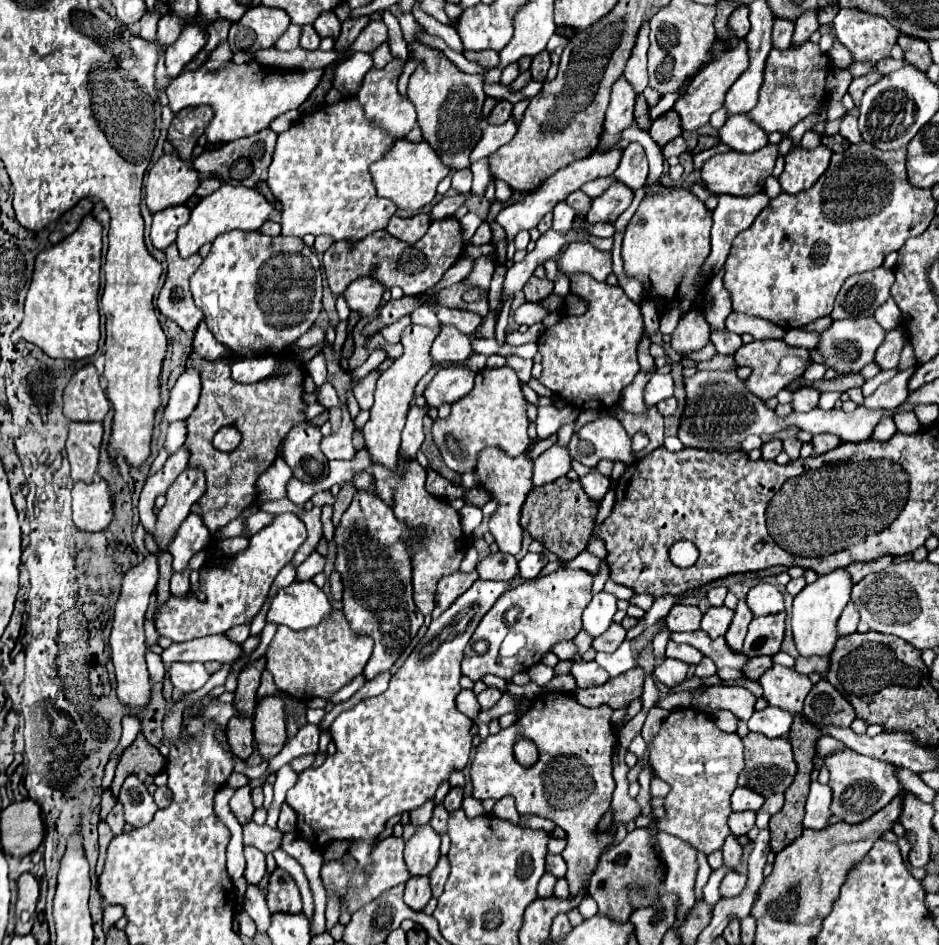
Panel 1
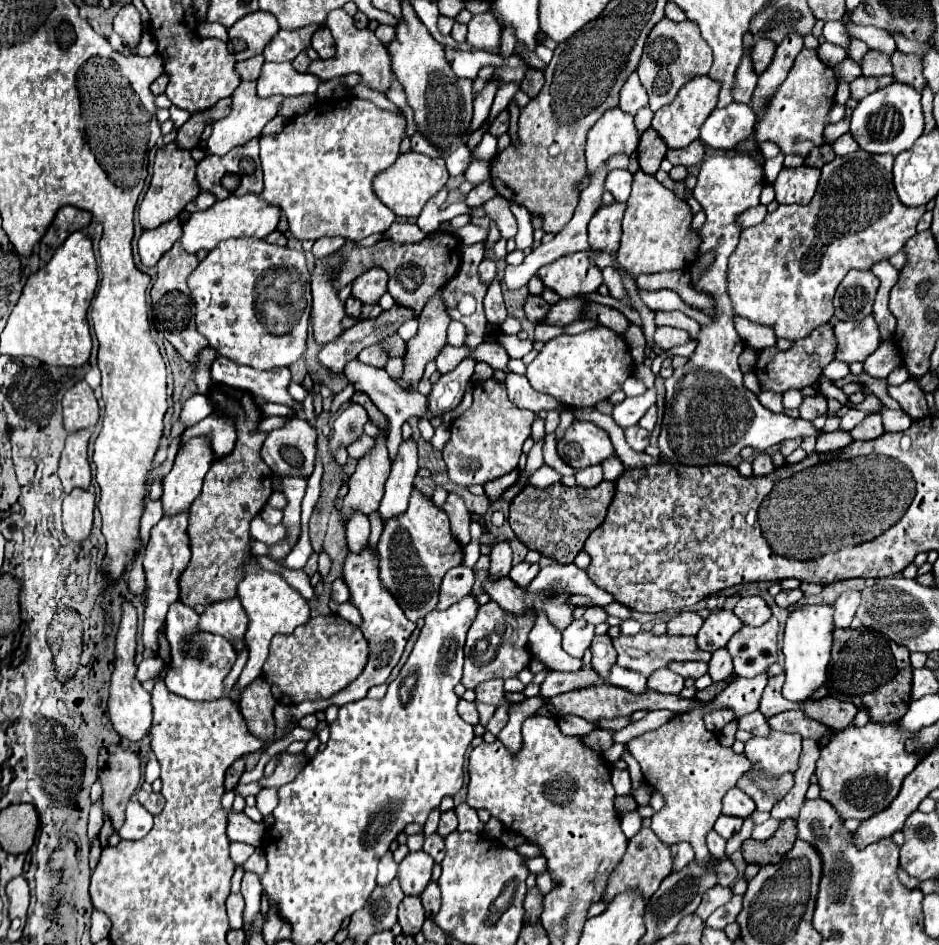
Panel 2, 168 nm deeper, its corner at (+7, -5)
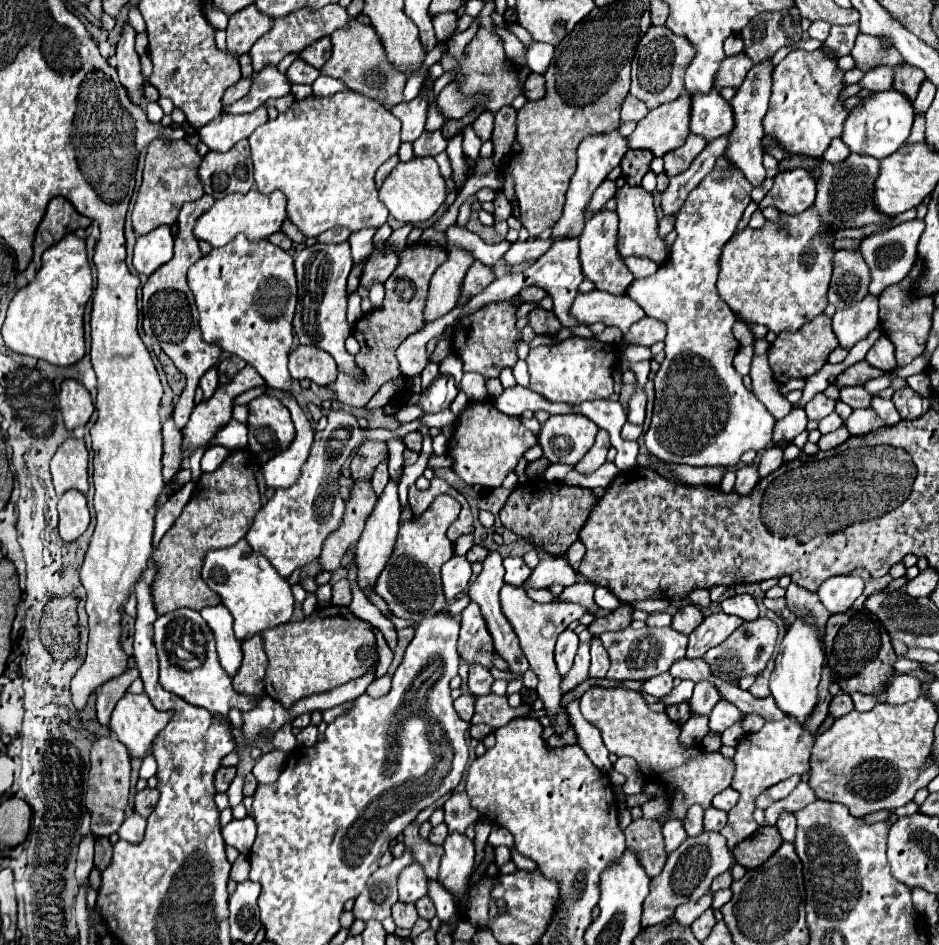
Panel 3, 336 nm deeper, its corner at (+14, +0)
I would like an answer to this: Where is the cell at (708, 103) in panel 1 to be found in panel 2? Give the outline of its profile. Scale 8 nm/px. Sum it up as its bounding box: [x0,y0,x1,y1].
[652,77,720,149]

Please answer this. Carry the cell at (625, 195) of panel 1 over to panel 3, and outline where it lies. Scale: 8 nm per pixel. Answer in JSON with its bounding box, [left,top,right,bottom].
[579,210,633,294]

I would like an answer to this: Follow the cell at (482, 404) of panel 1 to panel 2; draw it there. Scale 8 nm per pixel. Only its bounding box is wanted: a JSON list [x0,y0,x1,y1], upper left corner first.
[442,379,536,487]

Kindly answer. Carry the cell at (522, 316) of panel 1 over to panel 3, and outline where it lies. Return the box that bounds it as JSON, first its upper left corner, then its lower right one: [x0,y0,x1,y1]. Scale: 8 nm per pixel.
[569,290,645,334]

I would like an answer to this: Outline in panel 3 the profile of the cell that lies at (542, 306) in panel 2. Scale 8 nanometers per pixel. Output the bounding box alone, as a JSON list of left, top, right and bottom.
[527,308,561,334]

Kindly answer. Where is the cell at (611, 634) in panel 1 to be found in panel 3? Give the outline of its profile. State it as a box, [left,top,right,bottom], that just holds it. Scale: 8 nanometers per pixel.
[589,636,609,678]

